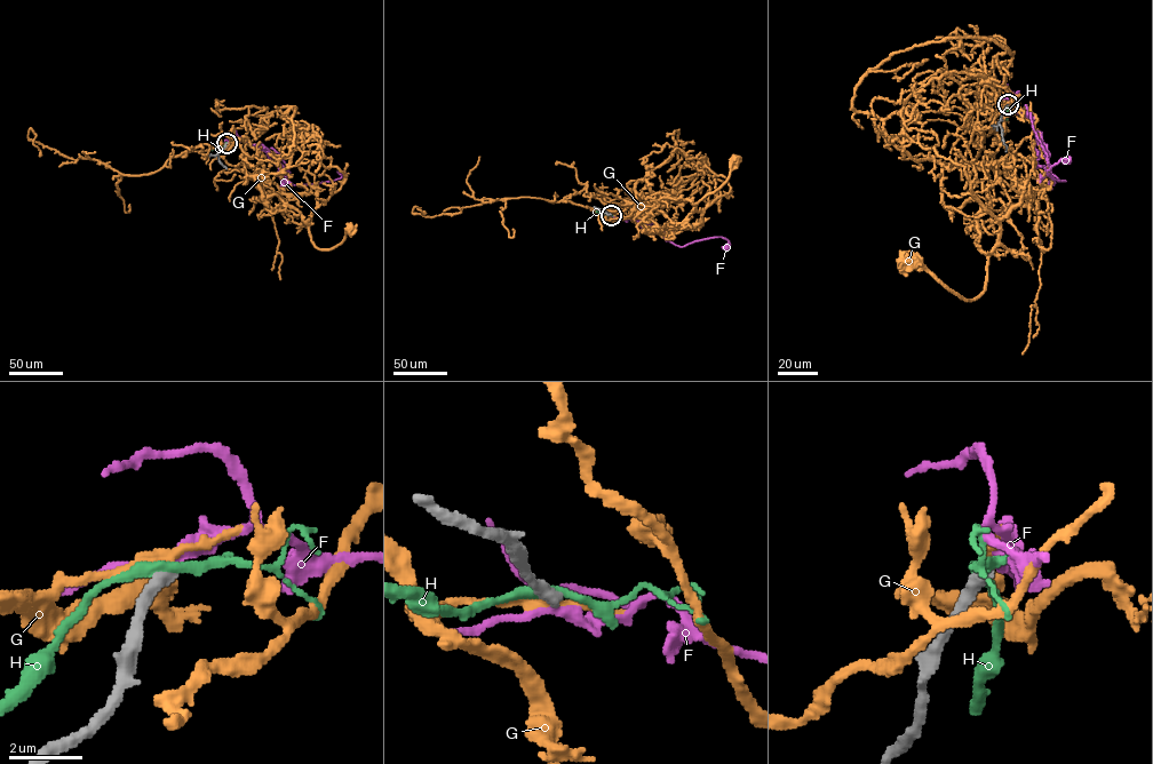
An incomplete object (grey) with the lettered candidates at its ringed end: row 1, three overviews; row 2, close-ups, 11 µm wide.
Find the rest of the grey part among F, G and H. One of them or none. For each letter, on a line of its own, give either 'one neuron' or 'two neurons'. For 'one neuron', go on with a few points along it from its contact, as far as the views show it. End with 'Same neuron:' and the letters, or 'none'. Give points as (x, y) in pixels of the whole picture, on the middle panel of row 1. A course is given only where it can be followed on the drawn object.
F: two neurons
G: two neurons
H: two neurons
Same neuron: none

